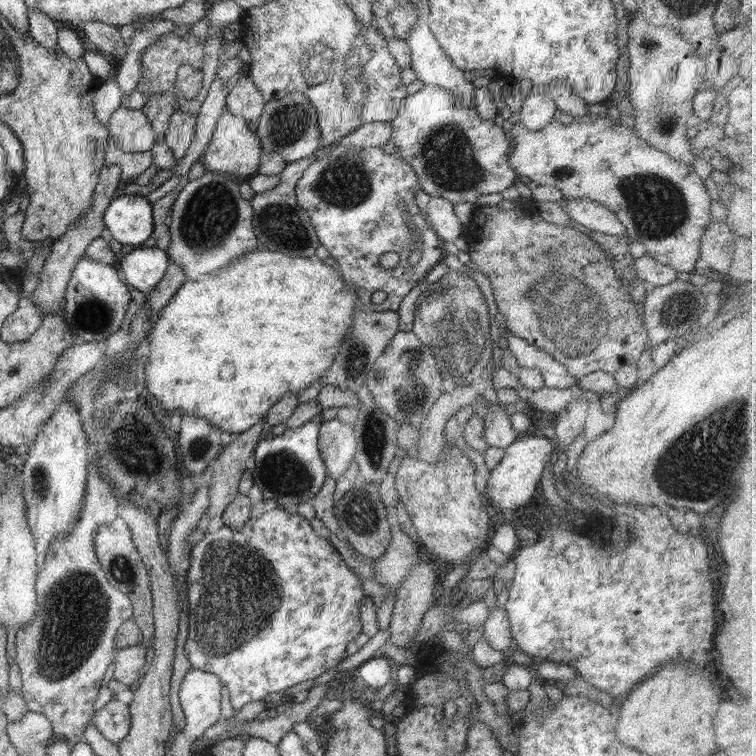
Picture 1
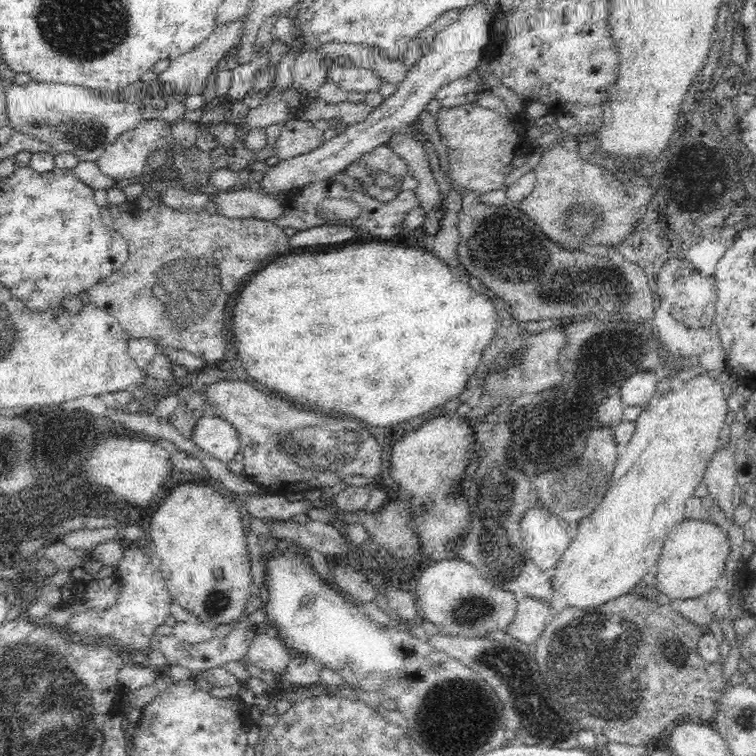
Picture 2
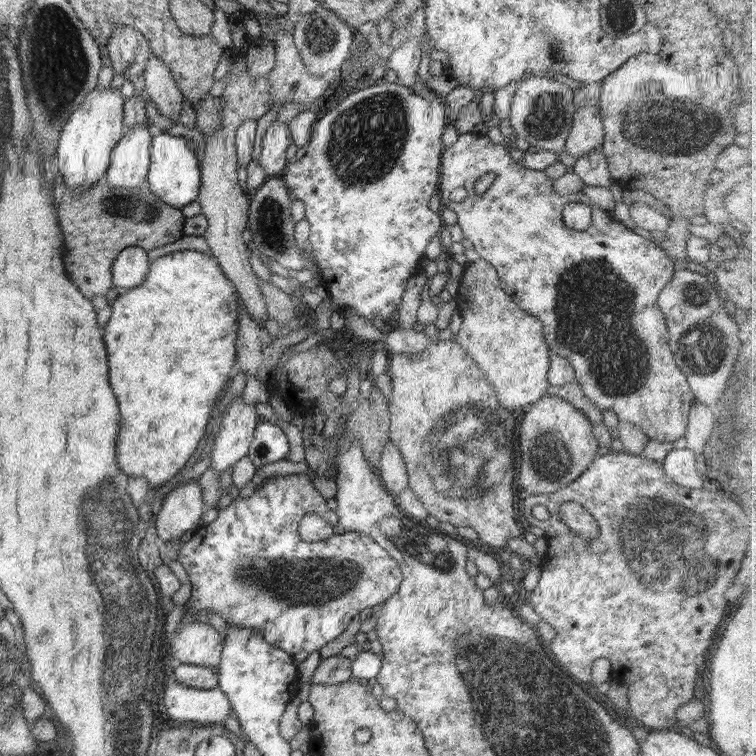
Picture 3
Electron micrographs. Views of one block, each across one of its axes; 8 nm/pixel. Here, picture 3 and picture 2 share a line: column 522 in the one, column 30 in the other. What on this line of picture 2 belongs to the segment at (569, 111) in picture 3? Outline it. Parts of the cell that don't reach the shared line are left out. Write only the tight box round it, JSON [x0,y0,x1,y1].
[2,81,144,162]

